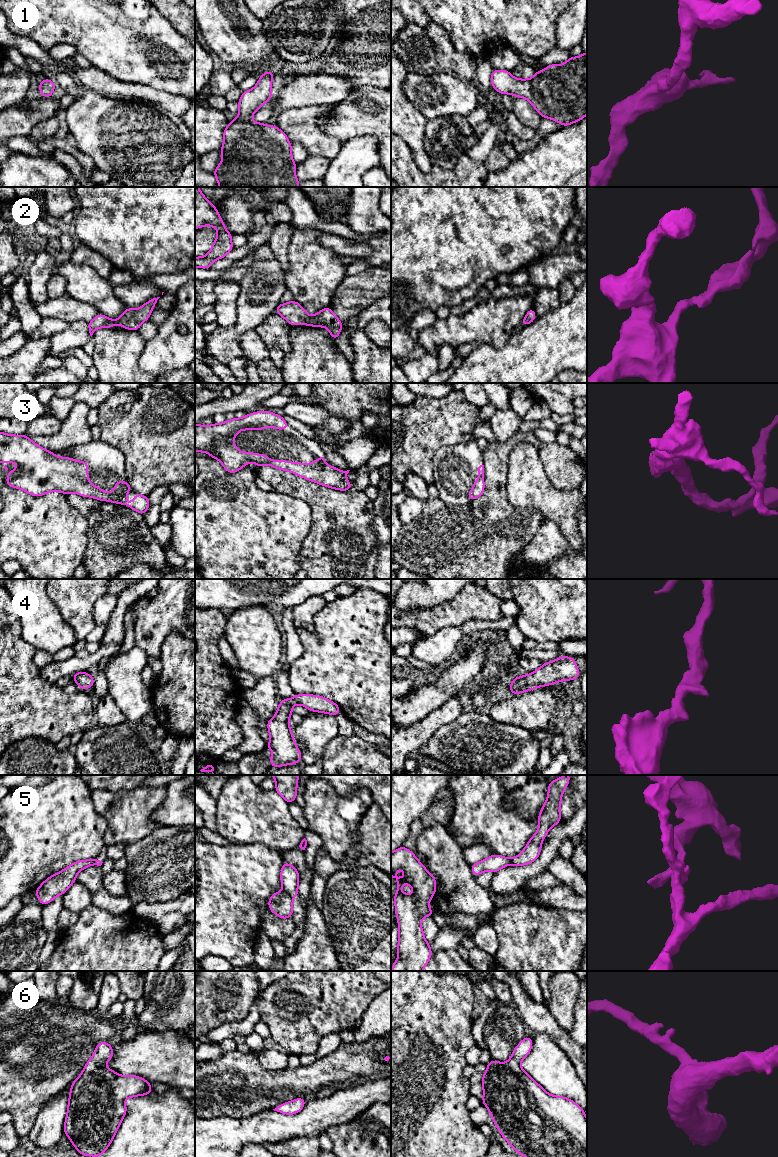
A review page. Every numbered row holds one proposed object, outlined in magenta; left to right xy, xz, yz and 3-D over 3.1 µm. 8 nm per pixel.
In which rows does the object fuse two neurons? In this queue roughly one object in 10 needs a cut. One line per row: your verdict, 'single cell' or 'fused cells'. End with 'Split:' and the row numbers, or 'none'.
1: single cell
2: single cell
3: single cell
4: single cell
5: fused cells
6: single cell
Split: 5

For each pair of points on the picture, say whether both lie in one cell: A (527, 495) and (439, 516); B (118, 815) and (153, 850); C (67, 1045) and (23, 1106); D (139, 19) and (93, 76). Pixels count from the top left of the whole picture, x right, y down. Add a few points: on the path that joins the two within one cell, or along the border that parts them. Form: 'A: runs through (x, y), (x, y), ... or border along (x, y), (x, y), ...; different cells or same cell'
A: border along (506, 476), (507, 500), (515, 507), (529, 510); different cells
B: border along (160, 825), (148, 835), (125, 845); different cells
C: runs through (52, 1060), (23, 1091); same cell
D: border along (92, 65), (120, 80); different cells

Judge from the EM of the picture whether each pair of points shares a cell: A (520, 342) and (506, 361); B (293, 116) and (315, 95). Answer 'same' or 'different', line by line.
A: same
B: different

